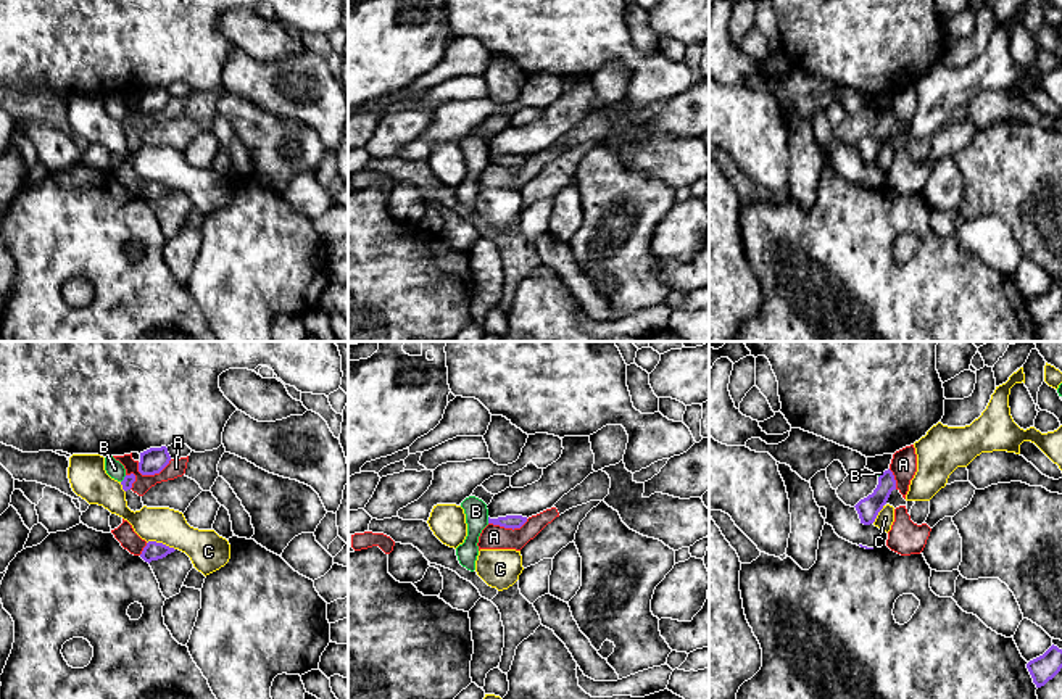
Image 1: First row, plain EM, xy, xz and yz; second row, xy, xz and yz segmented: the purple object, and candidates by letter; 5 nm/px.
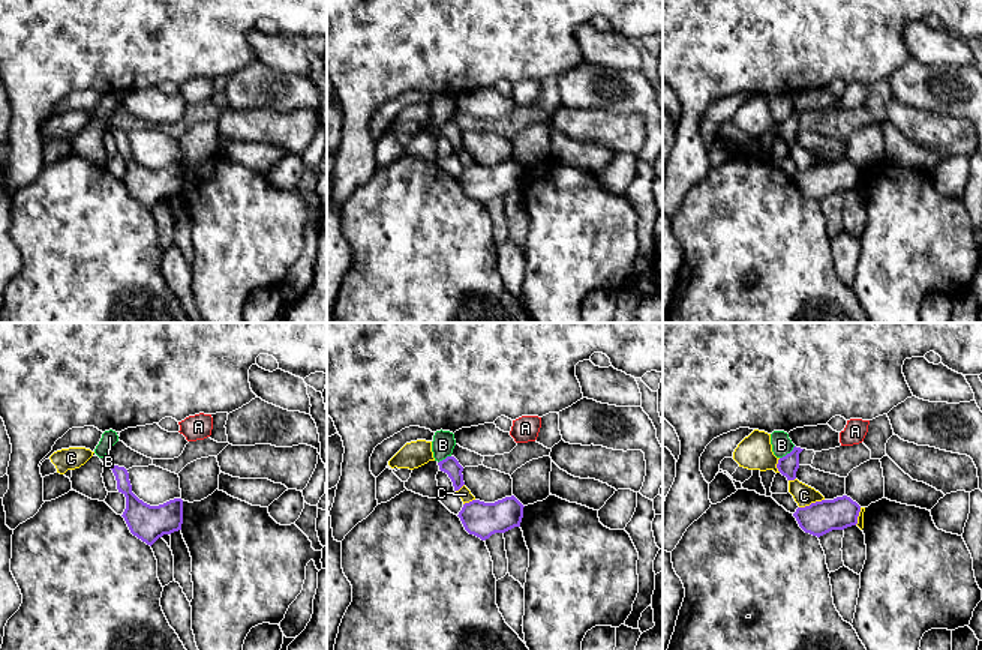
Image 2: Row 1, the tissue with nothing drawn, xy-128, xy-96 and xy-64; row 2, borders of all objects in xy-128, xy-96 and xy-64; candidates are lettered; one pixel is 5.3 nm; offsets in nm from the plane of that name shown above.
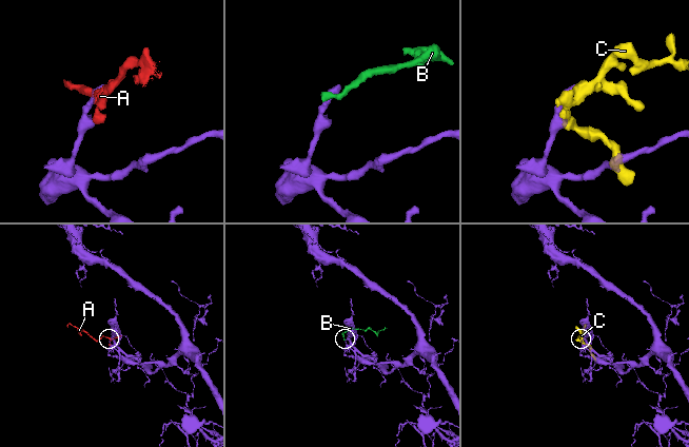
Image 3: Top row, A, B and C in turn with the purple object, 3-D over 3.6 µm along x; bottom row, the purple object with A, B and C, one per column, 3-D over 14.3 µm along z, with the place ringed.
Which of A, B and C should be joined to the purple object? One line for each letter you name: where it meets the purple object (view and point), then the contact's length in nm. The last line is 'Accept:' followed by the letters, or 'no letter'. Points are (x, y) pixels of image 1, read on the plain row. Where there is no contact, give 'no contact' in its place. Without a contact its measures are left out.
Accept: no letter

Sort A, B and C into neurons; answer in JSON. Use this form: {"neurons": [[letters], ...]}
{"neurons": [["A"], ["B"], ["C"]]}

